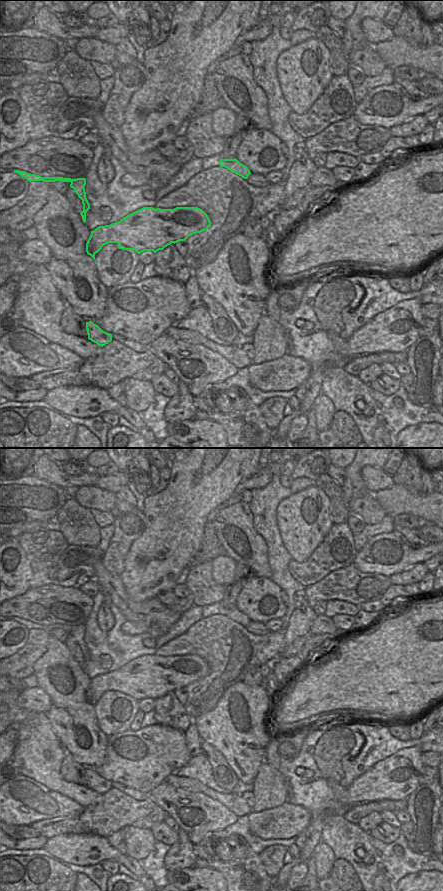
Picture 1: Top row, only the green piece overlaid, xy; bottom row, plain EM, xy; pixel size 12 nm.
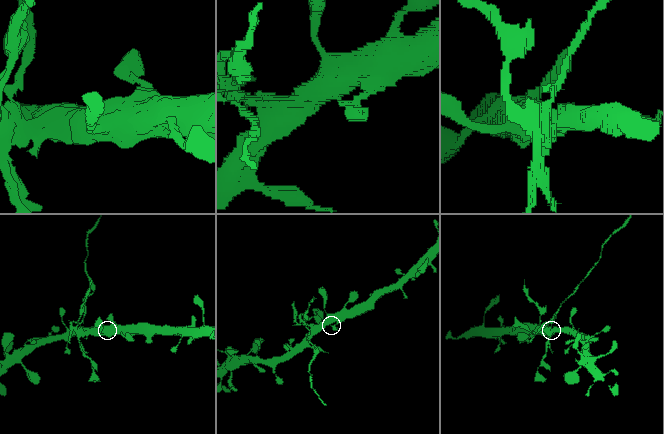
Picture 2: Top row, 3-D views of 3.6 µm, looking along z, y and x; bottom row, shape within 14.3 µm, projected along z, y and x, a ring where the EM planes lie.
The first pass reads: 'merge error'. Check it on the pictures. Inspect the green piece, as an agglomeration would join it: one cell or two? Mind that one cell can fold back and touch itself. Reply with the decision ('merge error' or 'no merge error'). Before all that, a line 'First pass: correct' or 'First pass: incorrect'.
First pass: correct
merge error

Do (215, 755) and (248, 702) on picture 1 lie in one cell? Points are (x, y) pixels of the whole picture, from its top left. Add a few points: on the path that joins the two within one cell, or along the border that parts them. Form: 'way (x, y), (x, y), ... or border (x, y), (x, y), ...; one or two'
border (202, 739), (213, 745), (229, 765); two

